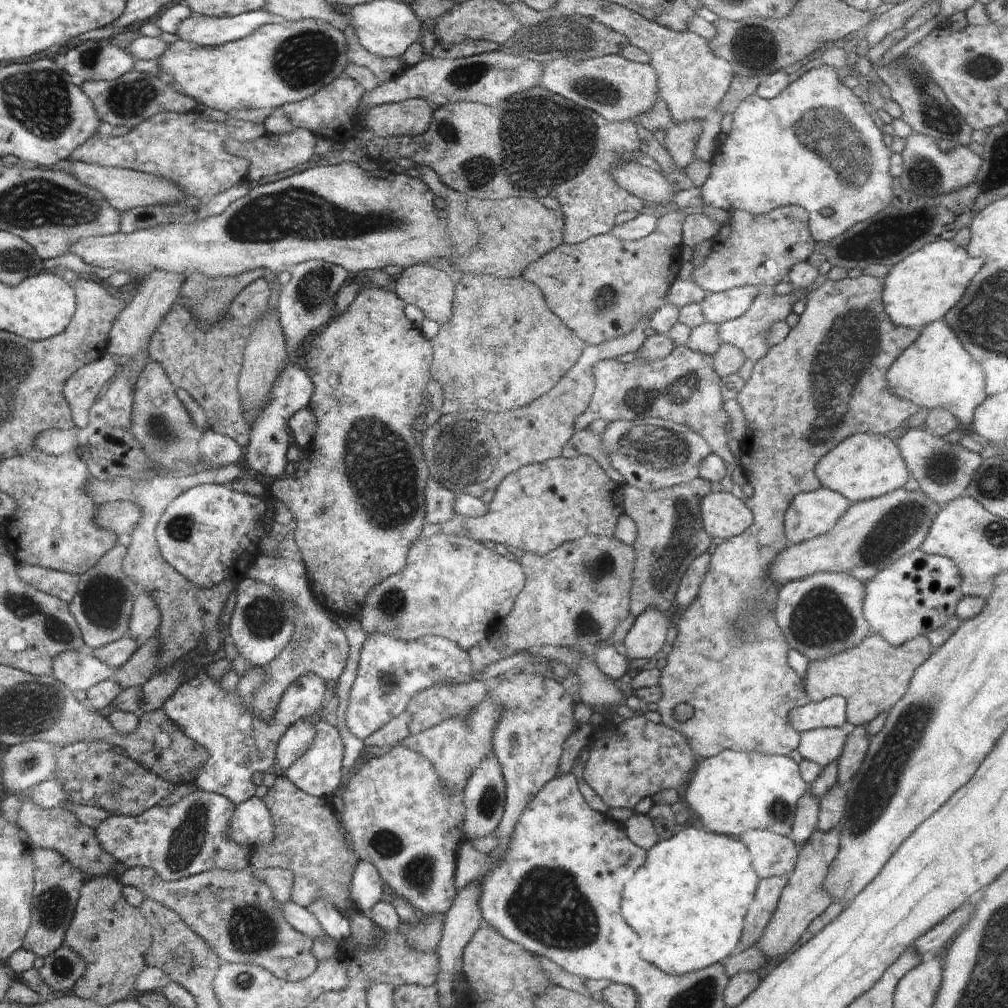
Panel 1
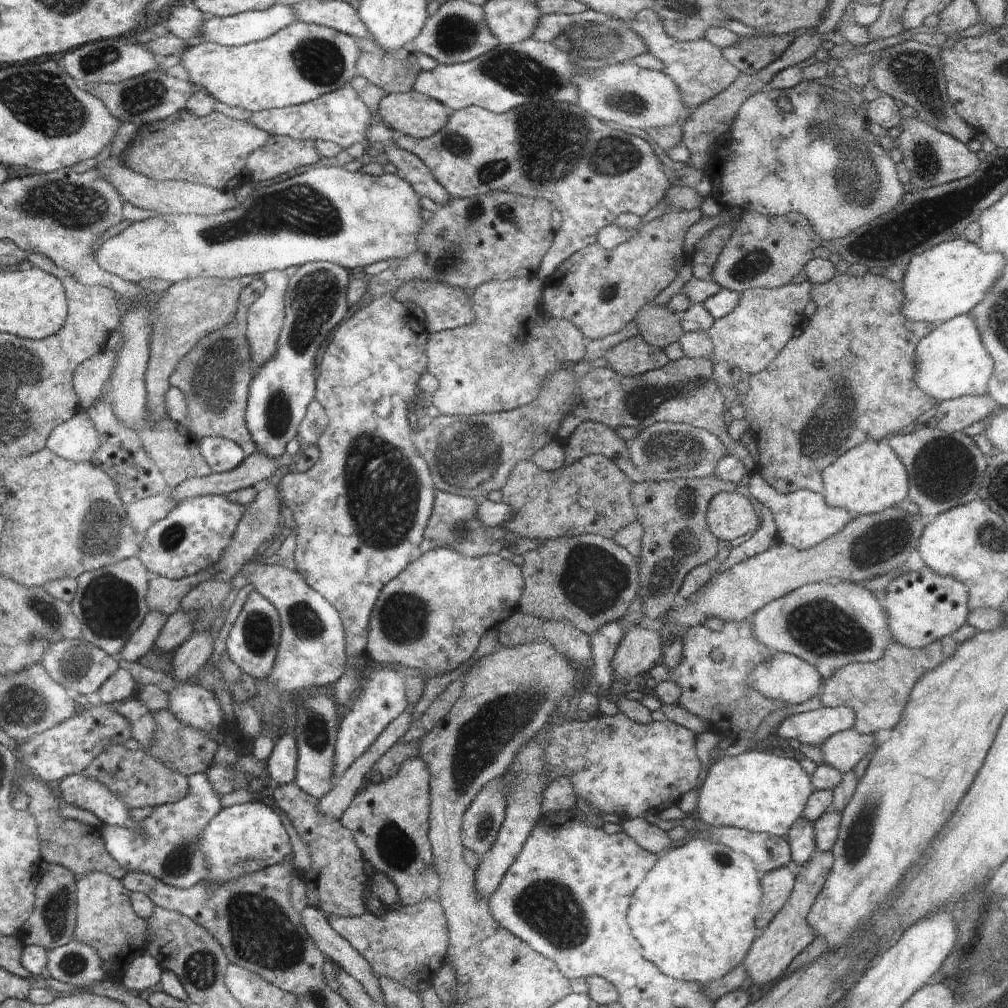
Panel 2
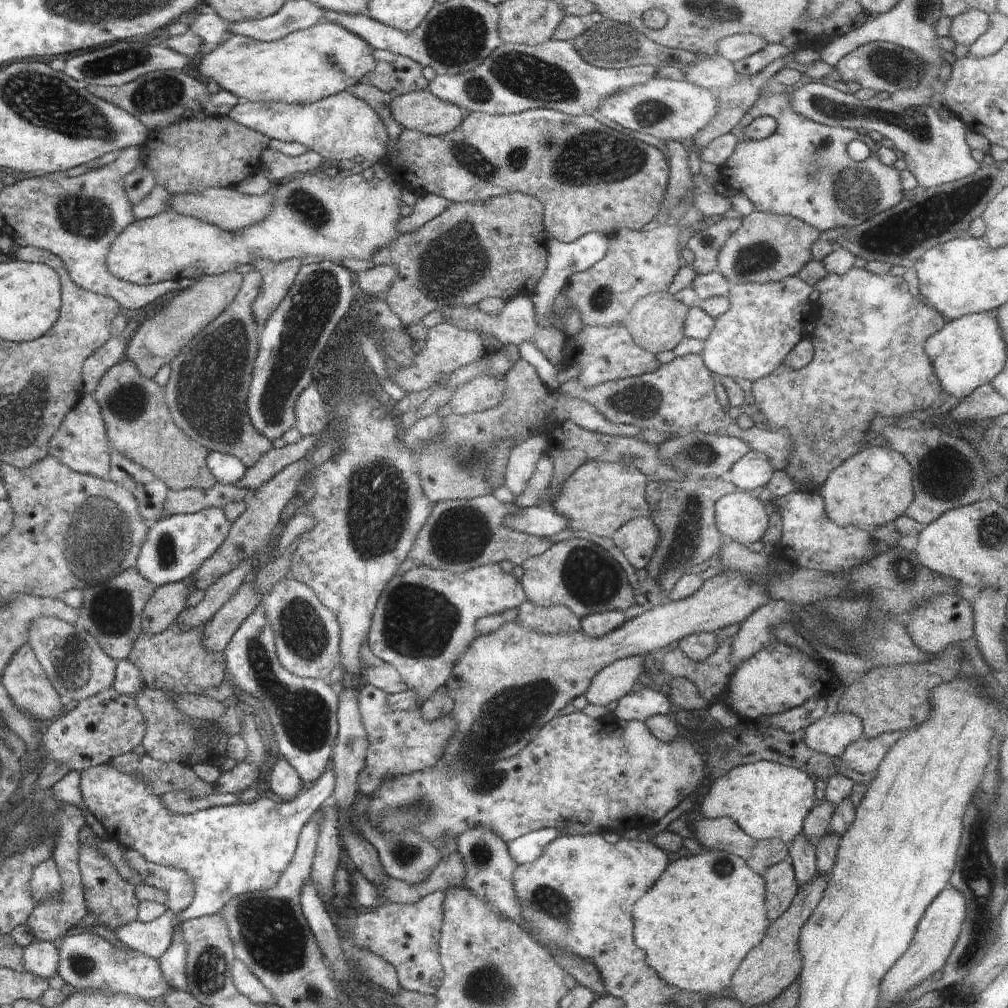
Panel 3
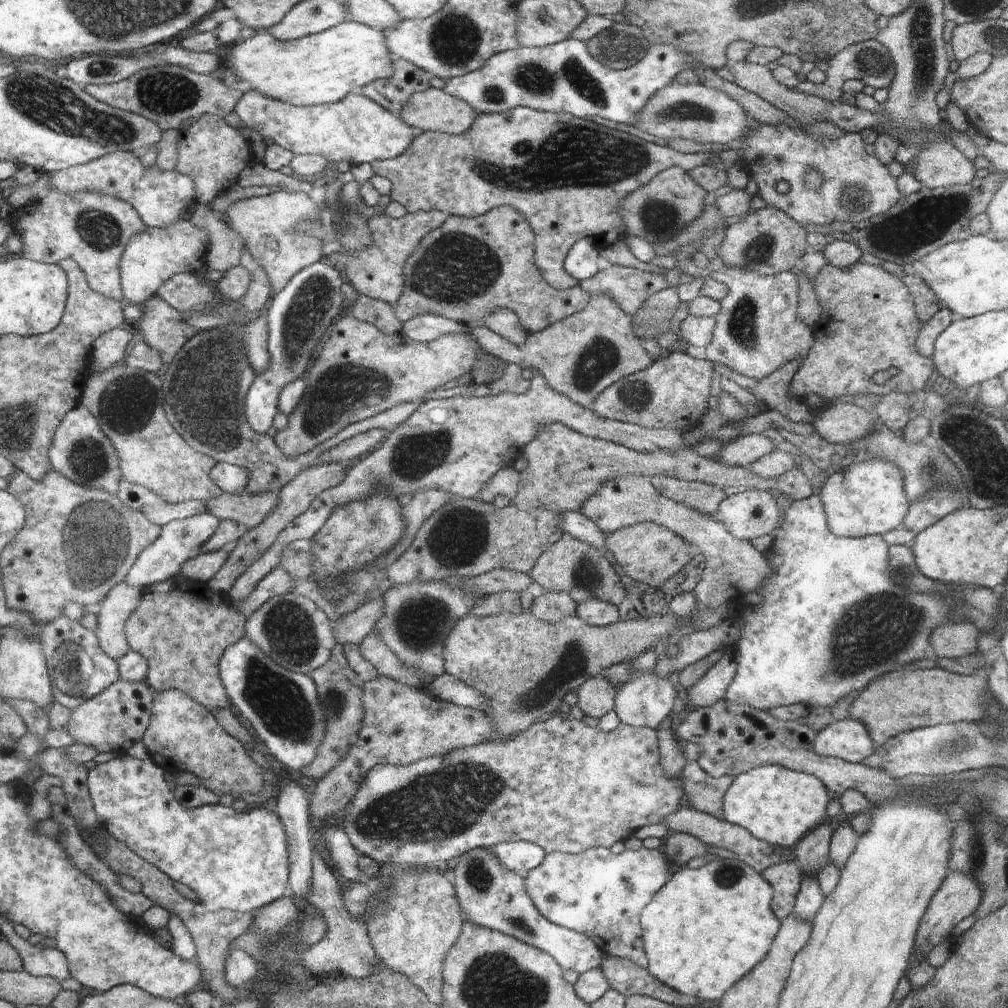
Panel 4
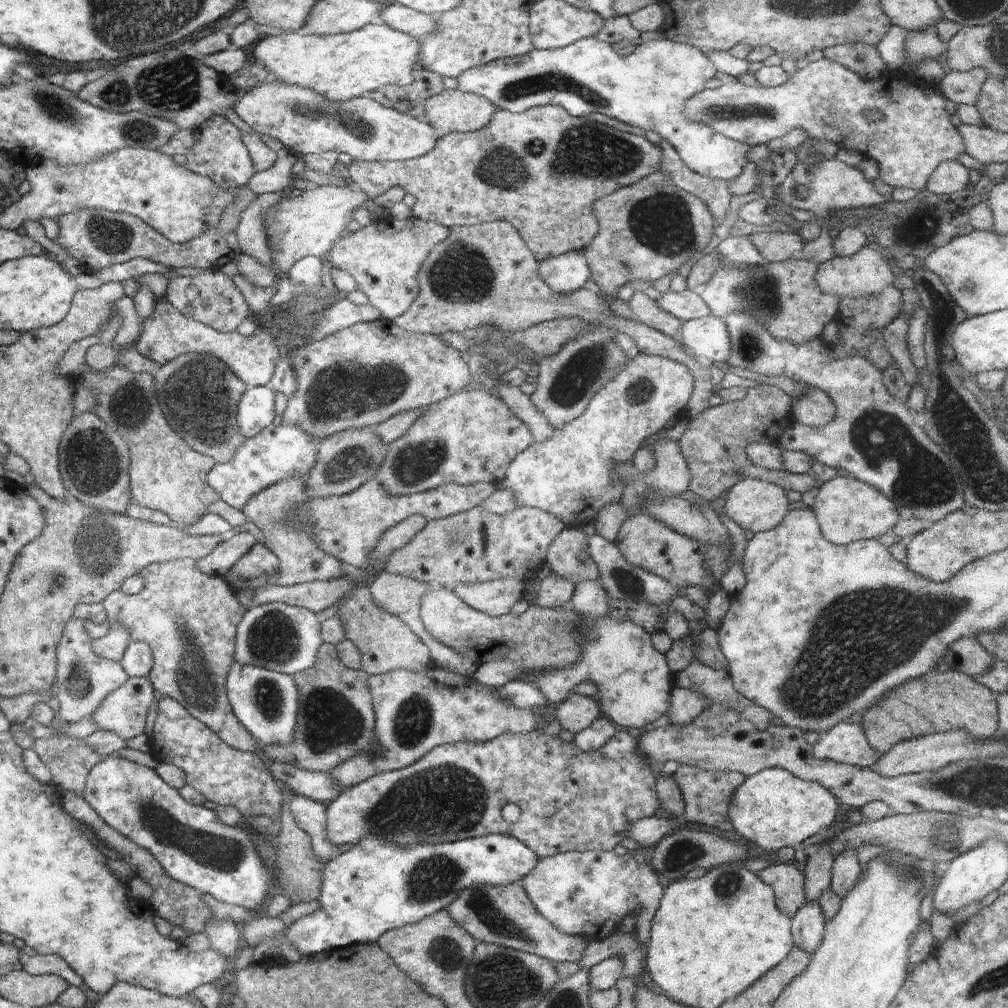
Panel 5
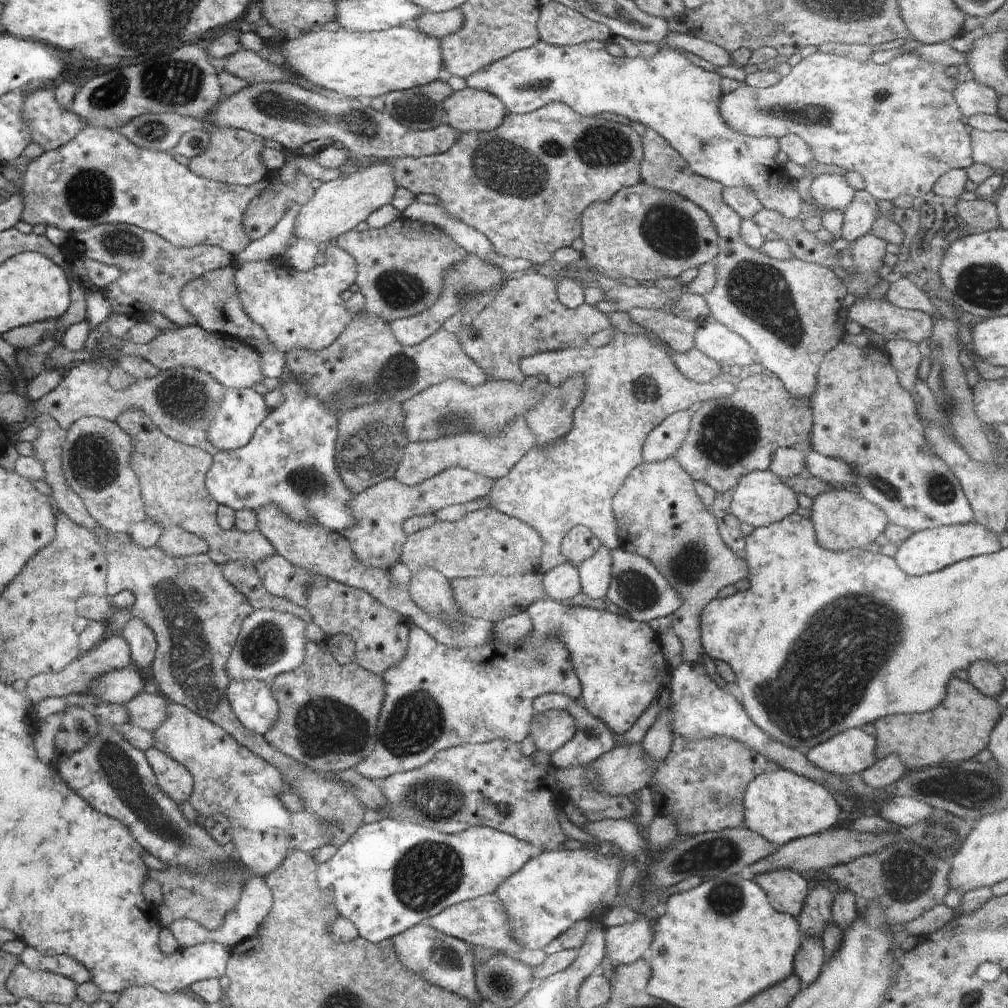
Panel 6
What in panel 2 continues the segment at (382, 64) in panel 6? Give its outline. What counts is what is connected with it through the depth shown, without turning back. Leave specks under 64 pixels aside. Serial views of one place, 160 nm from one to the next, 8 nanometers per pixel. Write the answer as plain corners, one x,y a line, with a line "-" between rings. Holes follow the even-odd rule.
294,21
281,31
270,35
268,40
246,44
246,46
218,46
212,42
202,42
181,56
181,63
190,82
204,85
208,94
225,106
240,107
255,113
262,109
280,108
299,105
339,89
344,82
359,75
356,72
358,60
358,45
356,38
349,34
342,34
337,29
322,25

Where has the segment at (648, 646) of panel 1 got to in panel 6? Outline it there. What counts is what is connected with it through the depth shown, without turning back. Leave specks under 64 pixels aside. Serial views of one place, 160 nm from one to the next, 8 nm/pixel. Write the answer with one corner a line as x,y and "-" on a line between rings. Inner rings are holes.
564,709
535,713
530,722
529,735
535,738
537,750
552,753
564,746
577,731
573,714

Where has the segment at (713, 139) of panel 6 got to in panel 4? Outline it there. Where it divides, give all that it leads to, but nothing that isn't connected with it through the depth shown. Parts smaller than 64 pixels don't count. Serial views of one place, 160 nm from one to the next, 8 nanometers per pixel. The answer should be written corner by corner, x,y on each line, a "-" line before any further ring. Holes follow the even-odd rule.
566,37
556,44
542,48
518,45
516,48
496,53
481,69
450,79
442,90
465,100
476,113
503,113
511,108
530,107
539,111
568,112
572,116
590,118
590,120
600,116
612,122
634,126
637,112
642,110
650,96
674,81
675,76
681,70
688,68
687,62
690,59
702,65
673,44
649,44
646,54
635,65
627,69
616,70
598,62
589,53
585,42

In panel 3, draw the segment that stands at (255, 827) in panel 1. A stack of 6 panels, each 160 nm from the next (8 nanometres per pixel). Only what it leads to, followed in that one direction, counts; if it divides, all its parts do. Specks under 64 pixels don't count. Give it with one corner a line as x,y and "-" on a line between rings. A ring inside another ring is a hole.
274,756
272,772
270,772
270,786
274,789
276,799
260,798
252,804
226,805
212,807
192,814
174,814
162,804
162,796
156,796
144,778
138,774
130,776
122,770
116,770
114,766
103,763
102,765
88,767
81,772
80,790
84,806
102,824
107,838
116,840
122,848
136,850
142,858
152,861
154,864
166,865
184,869
189,872
196,884
196,898
179,913
166,913
147,923
136,920
114,930
120,942
124,942
132,951
136,951
150,958
160,958
166,949
172,944
173,930
179,923
189,918
198,916
216,915
235,896
245,895
256,891
265,891
274,887
282,874
288,868
297,852
297,844
300,842
301,832
305,825
312,819
314,812
326,805
326,800
334,793
334,772
327,771
322,780
318,780
310,789
301,789
303,781
290,766
286,758

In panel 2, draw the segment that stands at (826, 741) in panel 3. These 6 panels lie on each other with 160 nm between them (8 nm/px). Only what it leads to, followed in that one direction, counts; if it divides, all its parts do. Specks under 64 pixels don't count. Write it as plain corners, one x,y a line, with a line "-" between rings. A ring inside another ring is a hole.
842,705
837,707
821,707
802,713
795,713
787,716
775,729
774,735
782,739
796,739
800,744
812,744
819,746
829,736
837,732
853,728
855,712
849,706

